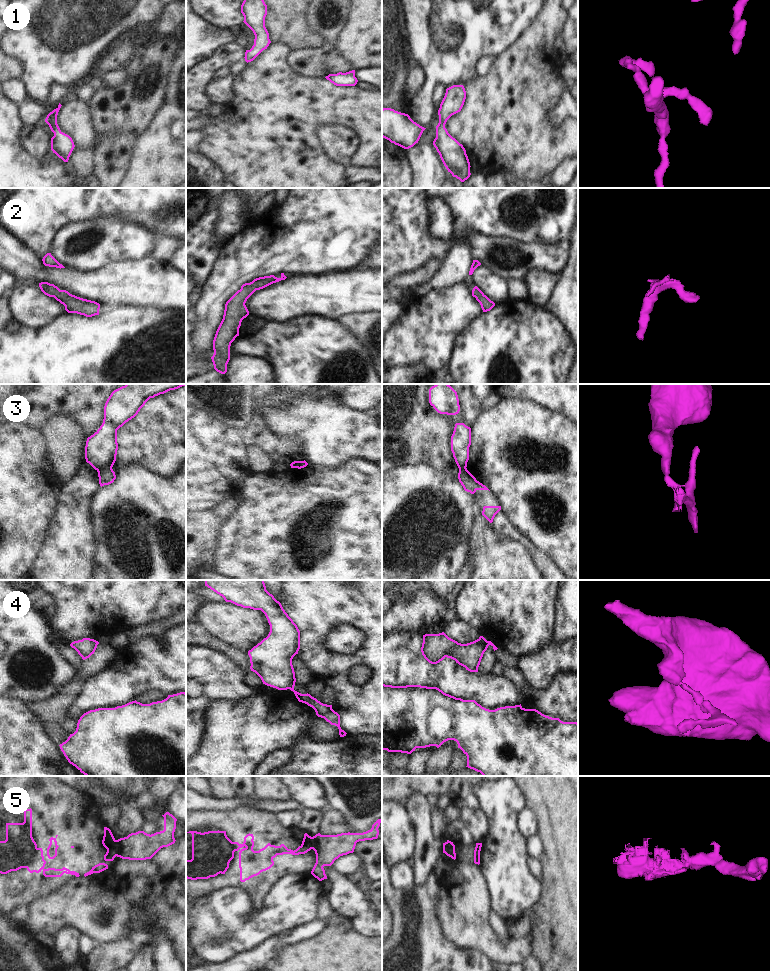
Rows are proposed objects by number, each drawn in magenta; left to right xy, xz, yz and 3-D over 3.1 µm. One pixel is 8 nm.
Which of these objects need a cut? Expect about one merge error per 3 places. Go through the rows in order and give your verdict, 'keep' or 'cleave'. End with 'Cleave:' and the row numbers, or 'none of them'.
1: keep
2: keep
3: cleave
4: cleave
5: cleave
Cleave: 3, 4, 5

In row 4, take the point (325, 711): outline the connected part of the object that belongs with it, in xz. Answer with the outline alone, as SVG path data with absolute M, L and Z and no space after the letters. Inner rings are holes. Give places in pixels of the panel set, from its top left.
M295 684L292 685L289 689L294 692L299 702L305 703L312 707L318 717L324 718L331 725L337 726L340 737L346 736L347 733L340 727L340 715L332 709L332 705L323 704L308 693L301 694L294 690L294 686Z

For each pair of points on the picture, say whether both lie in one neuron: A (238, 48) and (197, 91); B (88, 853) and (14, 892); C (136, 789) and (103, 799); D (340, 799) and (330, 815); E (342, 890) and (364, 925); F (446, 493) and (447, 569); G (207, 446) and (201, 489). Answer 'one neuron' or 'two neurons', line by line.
A: one neuron
B: one neuron
C: two neurons
D: two neurons
E: one neuron
F: one neuron
G: one neuron

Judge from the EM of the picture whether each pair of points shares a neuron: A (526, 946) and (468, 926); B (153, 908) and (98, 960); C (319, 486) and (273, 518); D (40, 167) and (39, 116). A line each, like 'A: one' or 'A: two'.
A: one
B: one
C: one
D: two

